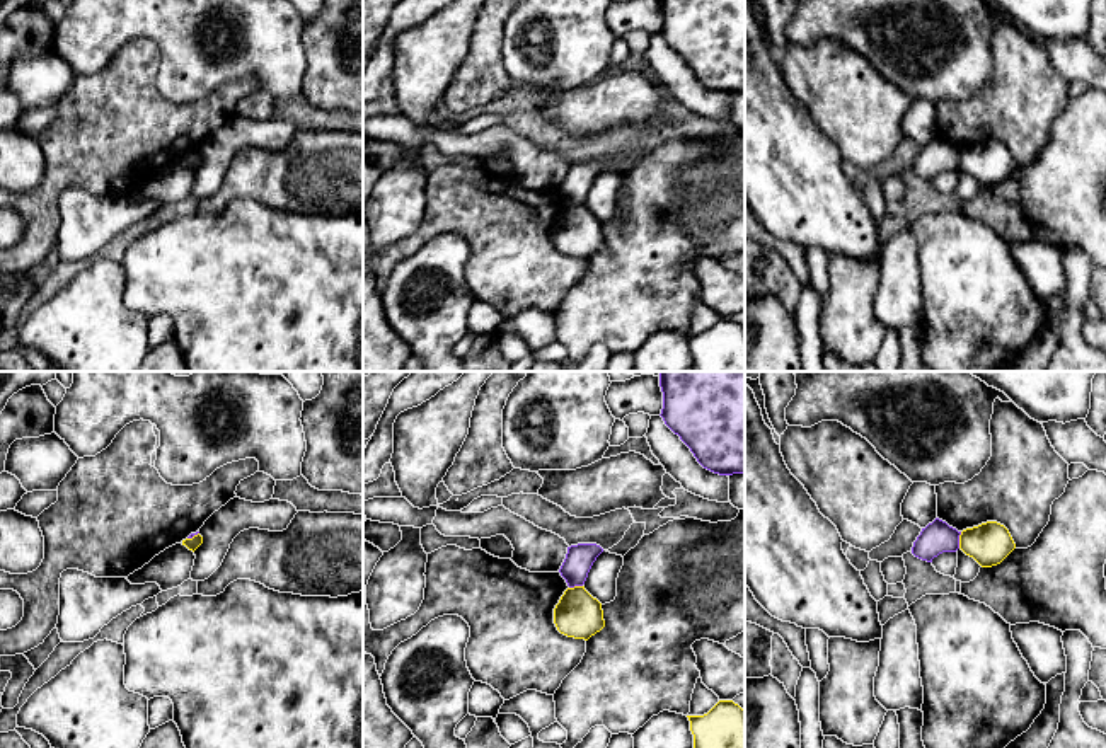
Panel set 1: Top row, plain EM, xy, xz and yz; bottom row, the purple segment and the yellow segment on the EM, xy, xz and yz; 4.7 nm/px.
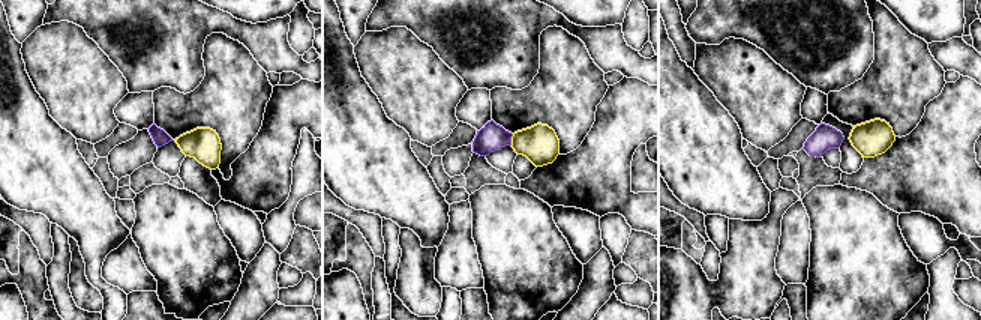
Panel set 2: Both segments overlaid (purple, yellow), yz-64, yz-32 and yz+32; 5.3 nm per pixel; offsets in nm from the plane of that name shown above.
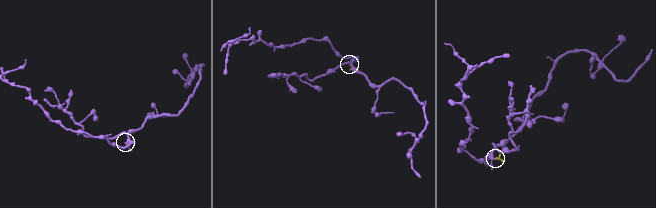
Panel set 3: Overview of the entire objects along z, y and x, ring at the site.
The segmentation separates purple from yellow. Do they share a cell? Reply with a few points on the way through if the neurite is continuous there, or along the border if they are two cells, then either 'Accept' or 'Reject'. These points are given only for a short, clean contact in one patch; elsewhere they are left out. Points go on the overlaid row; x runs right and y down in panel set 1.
Boundary: yz (961, 532), (958, 547). Reject

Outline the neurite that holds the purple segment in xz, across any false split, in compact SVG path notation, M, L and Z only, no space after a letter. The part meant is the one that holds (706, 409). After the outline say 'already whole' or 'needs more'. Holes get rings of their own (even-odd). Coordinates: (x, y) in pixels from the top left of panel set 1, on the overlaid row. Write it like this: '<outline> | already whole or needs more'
M661 371L661 417L697 462L719 475L745 474L745 371Z | already whole

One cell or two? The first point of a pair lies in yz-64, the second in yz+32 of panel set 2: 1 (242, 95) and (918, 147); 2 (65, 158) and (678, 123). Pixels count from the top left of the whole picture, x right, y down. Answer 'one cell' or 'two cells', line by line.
1: two cells
2: one cell

